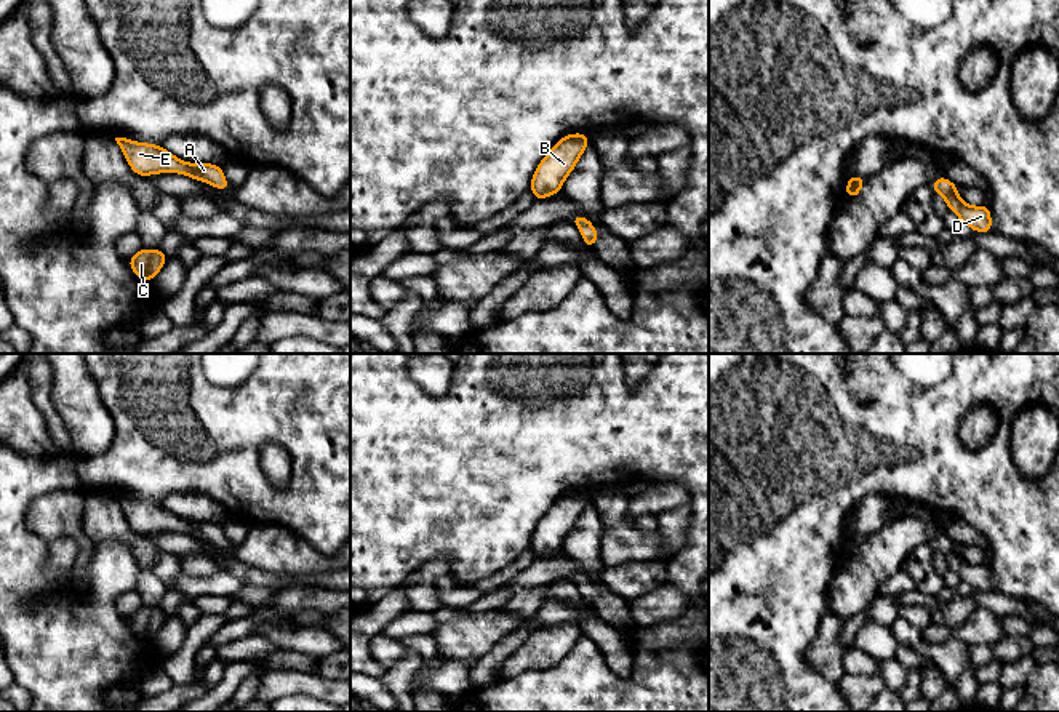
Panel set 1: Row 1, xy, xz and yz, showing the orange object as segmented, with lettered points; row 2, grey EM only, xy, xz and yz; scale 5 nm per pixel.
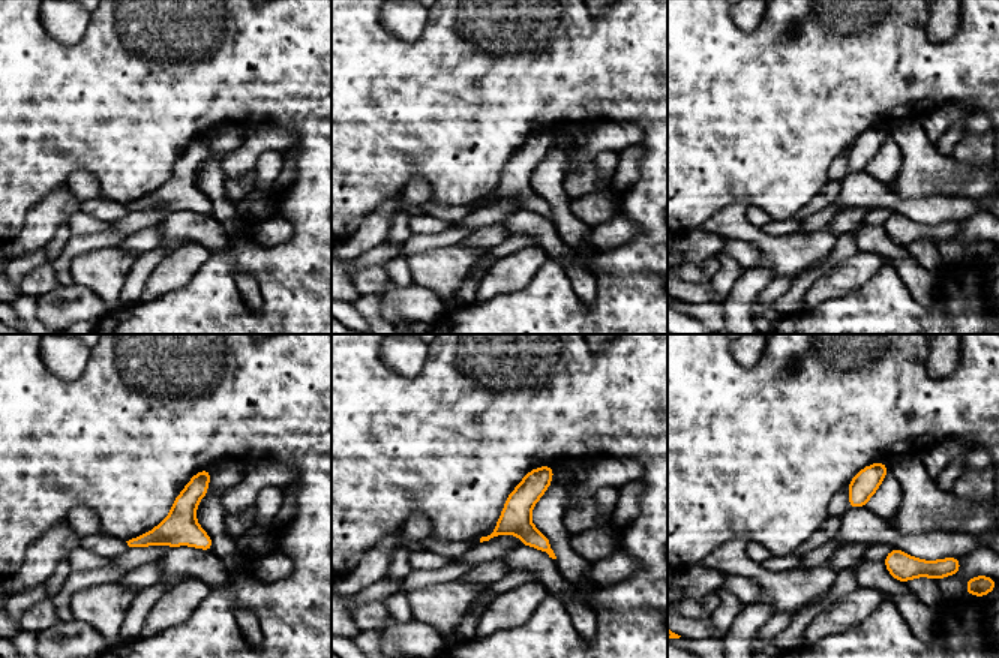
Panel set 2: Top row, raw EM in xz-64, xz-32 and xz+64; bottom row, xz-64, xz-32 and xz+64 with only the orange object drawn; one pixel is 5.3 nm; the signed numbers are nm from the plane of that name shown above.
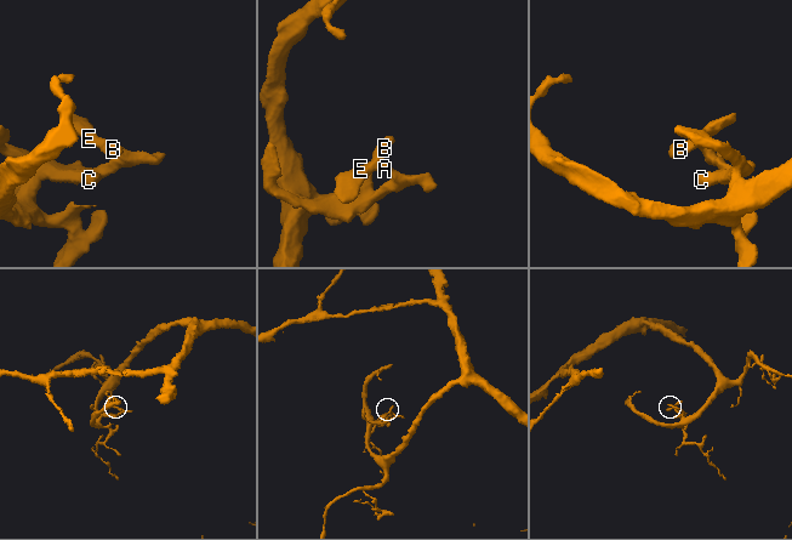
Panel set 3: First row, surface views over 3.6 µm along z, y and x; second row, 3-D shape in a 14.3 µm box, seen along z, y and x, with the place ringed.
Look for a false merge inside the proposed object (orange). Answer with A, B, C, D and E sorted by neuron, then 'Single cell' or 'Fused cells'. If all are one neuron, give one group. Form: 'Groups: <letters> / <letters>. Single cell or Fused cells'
Groups: A B C D E. Single cell

